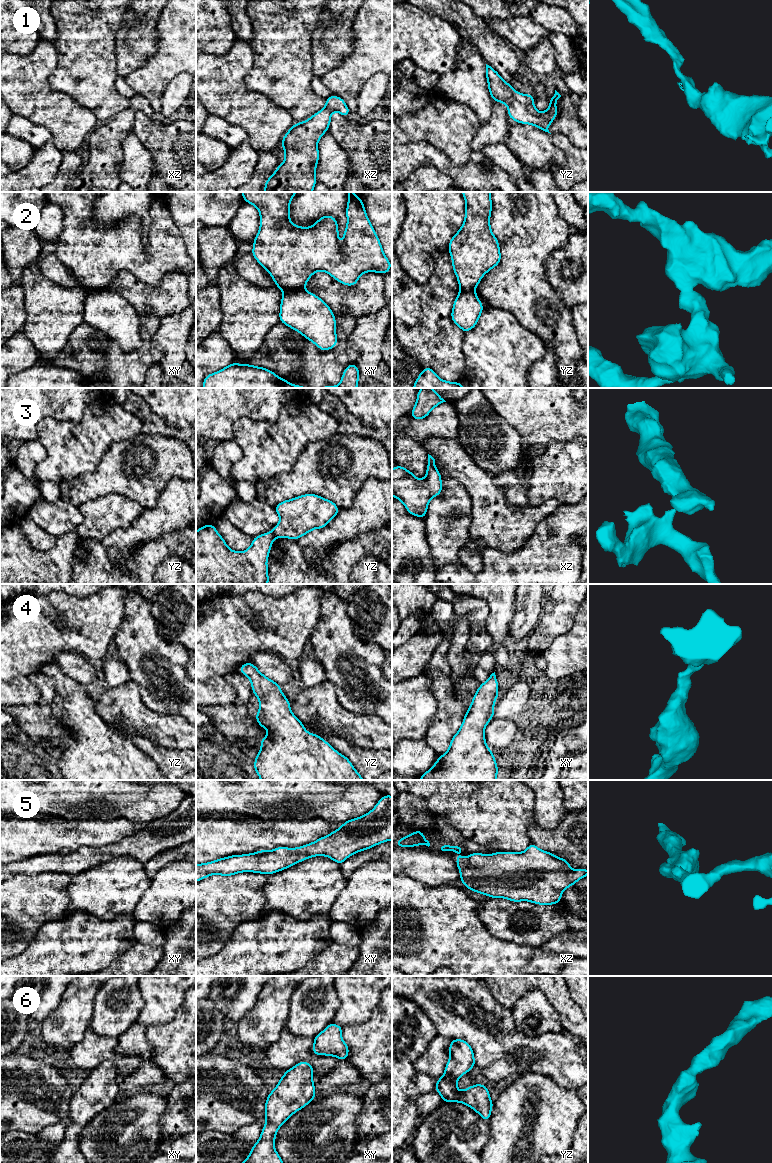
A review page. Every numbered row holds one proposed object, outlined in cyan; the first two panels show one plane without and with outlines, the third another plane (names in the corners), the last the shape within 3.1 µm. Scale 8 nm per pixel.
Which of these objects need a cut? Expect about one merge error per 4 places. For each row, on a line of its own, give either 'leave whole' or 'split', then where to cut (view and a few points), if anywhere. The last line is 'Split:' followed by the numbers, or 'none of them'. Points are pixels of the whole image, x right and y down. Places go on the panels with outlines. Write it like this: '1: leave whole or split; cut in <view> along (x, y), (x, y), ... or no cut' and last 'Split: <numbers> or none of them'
1: leave whole; no cut
2: split; cut in xy along (301, 288), (283, 291)
3: split; cut in xz along (428, 464), (434, 466)
4: leave whole; no cut
5: leave whole; no cut
6: leave whole; no cut
Split: 2, 3

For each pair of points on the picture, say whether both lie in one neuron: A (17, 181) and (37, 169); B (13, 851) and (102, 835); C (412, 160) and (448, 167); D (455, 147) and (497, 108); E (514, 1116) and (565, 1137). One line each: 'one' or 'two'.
A: one
B: one
C: one
D: two
E: one

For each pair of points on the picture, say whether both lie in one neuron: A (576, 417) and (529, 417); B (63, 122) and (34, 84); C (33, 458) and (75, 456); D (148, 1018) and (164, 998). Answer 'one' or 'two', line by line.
A: one
B: one
C: two
D: one

